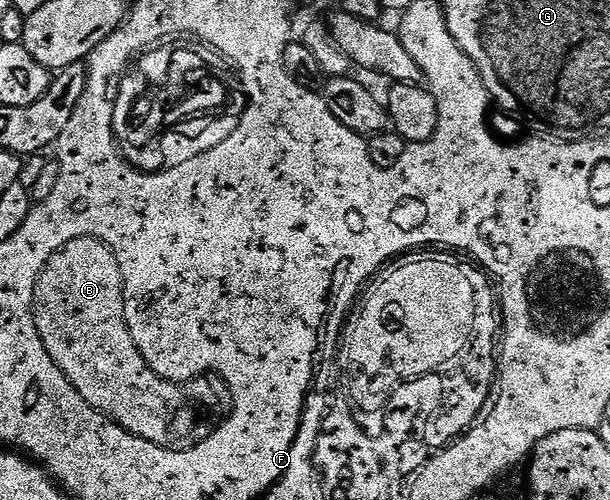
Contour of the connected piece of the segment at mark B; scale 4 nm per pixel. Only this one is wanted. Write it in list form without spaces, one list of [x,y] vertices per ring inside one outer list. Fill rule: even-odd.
[[[79,236],[74,238],[74,242],[66,242],[66,246],[62,246],[62,250],[55,252],[50,262],[44,264],[36,283],[32,306],[36,314],[38,334],[46,346],[46,354],[50,354],[58,370],[66,374],[80,397],[91,408],[98,410],[115,424],[120,424],[130,434],[156,444],[156,392],[160,392],[160,400],[164,400],[164,388],[168,388],[168,380],[163,380],[148,365],[146,358],[142,358],[130,334],[124,313],[122,270],[110,246],[92,236]]]

